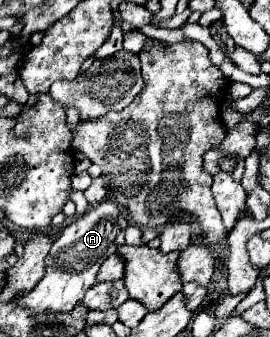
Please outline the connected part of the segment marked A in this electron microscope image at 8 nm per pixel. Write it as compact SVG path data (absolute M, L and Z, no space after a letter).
M101 201L95 207L91 207L85 215L73 219L57 237L53 243L49 255L45 257L47 273L45 277L35 285L35 289L17 301L21 307L33 311L33 315L39 315L41 311L71 311L85 295L89 287L95 285L97 273L101 263L117 253L119 245L125 245L125 229L129 225L129 219L121 213L121 209L113 201Z

